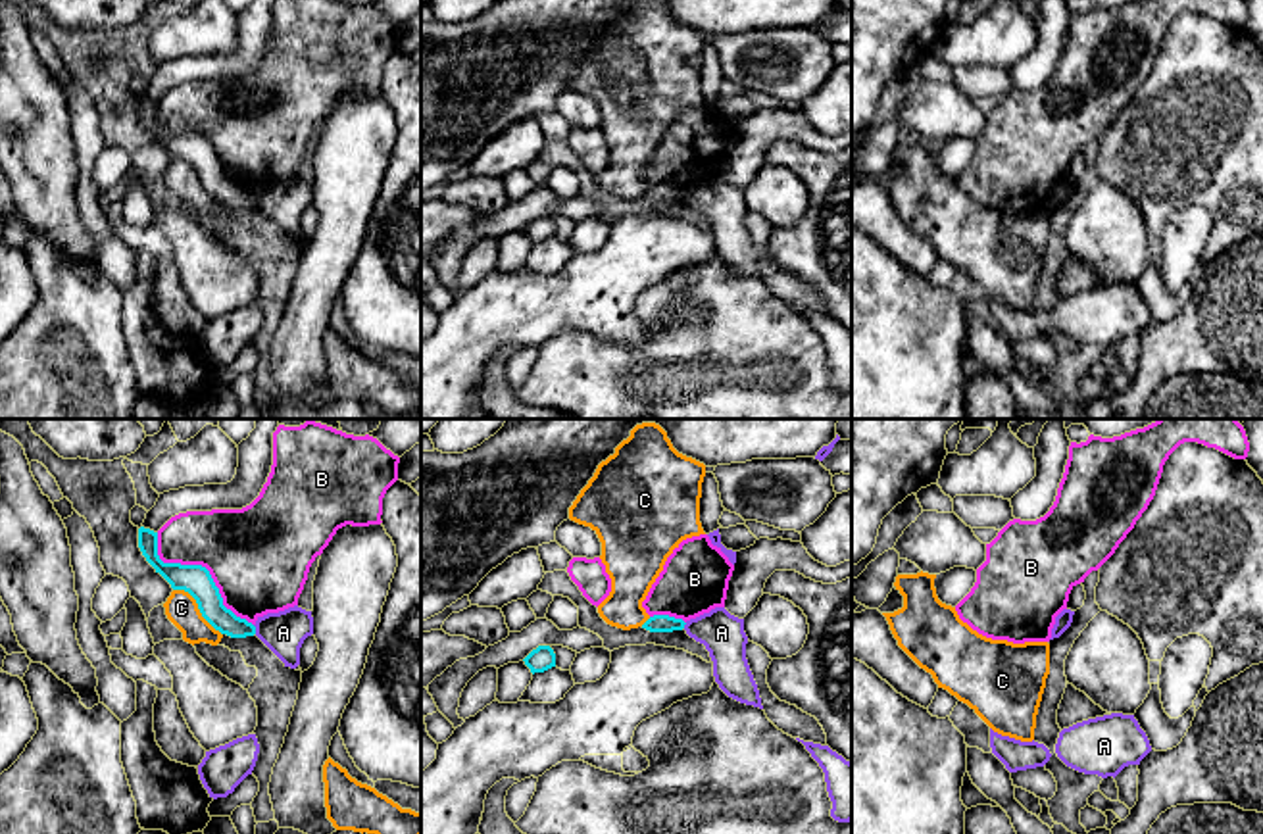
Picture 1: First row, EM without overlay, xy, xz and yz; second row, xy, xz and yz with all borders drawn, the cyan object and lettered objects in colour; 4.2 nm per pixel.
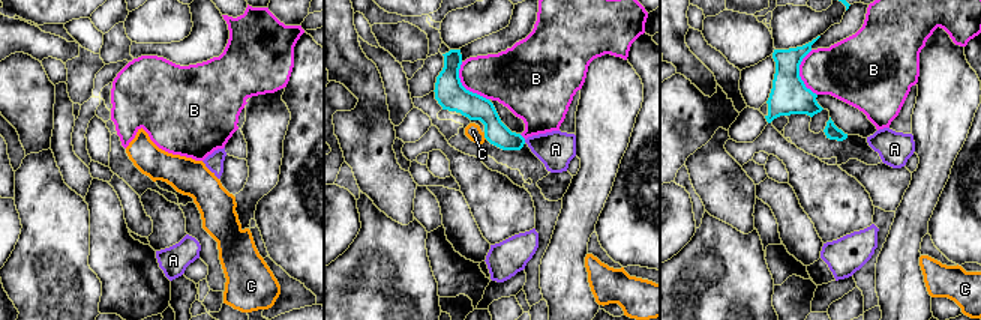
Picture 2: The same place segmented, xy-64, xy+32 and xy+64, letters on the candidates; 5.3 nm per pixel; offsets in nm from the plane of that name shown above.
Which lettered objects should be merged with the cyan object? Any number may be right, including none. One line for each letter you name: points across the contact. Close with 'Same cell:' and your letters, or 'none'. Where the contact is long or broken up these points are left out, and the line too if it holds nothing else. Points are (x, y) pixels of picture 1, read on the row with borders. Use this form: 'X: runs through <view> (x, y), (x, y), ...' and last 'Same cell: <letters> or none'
Same cell: none

